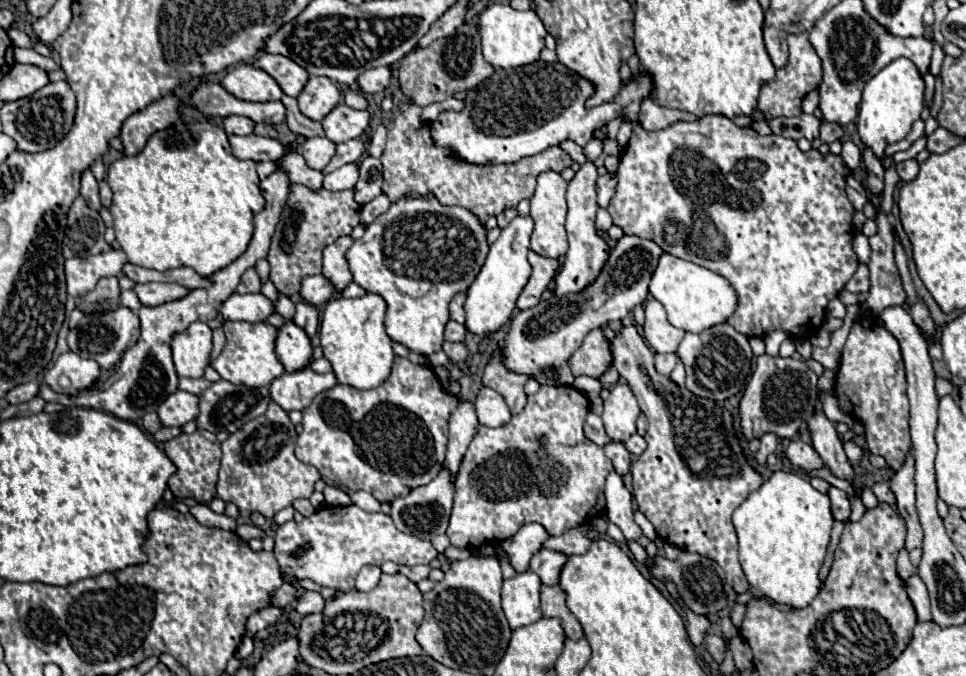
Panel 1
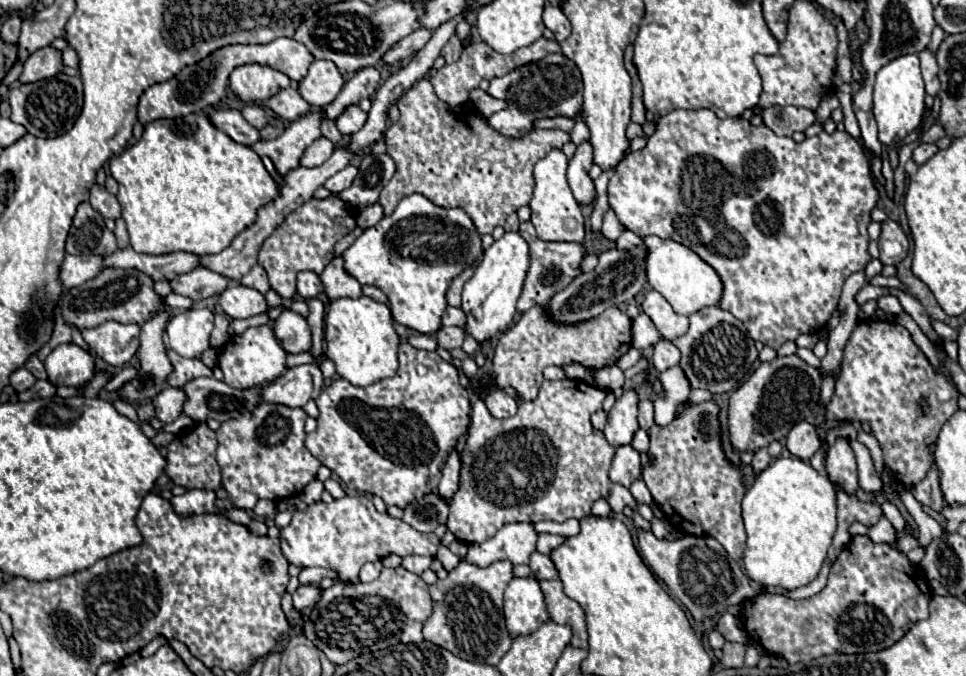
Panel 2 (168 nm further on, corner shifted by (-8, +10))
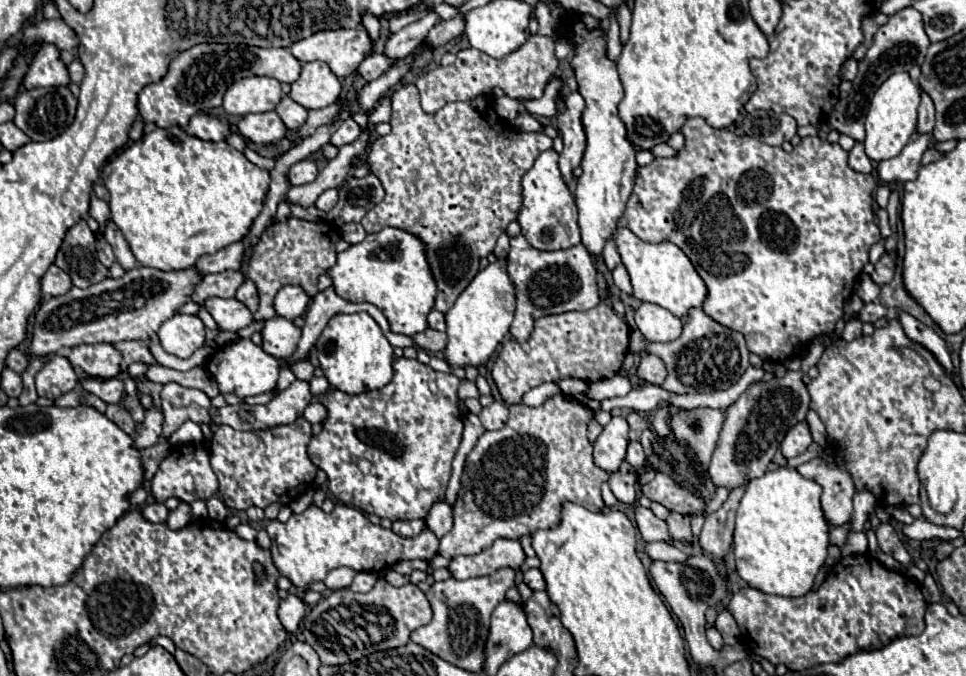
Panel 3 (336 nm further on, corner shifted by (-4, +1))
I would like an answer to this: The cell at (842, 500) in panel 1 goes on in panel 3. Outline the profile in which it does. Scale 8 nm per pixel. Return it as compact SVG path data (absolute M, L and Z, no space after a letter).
M880 523L876 527L876 537L878 537L878 545L884 553L892 555L902 567L908 567L912 563L910 553L906 551L906 547L902 545L898 533L894 531L894 527L890 523Z

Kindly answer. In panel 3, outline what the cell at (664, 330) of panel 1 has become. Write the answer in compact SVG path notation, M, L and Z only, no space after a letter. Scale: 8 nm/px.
M642 303L636 309L634 318L648 341L674 341L682 333L682 321L654 303Z

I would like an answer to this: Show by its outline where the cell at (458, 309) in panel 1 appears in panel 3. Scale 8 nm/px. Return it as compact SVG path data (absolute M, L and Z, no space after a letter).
M402 85L392 93L392 131L384 137L374 139L366 155L370 173L380 177L386 197L364 215L362 225L366 233L378 233L386 225L400 227L416 233L424 241L428 249L428 263L432 265L432 275L436 277L438 285L434 309L442 313L446 313L454 305L456 297L478 273L480 259L494 249L494 243L500 237L502 229L506 229L522 209L524 173L532 169L542 151L552 149L552 139L548 135L522 133L502 123L504 121L496 115L494 101L488 95L478 97L476 101L448 103L432 115L422 111L418 89L414 85Z

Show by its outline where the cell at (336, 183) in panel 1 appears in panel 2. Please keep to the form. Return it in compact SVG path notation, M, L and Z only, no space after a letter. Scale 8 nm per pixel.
M348 164L344 170L340 170L338 174L334 174L332 178L328 178L328 180L324 182L324 188L330 190L332 194L338 194L338 192L346 190L346 188L352 184L352 180L354 180L356 174L358 174L358 168L354 168L354 166Z

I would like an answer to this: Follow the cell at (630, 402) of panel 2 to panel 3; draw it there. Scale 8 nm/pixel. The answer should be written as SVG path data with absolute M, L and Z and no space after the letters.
M612 417L600 437L594 441L594 461L604 471L618 469L626 457L628 445L628 421L624 417Z

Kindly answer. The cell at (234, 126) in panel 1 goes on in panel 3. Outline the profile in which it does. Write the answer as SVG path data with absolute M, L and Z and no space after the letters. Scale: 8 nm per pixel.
M276 111L246 115L238 121L238 133L252 143L276 143L284 137L286 127L276 115Z

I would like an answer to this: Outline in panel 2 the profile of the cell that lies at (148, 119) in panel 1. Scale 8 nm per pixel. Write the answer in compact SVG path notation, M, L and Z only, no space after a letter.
M276 38L270 44L232 44L228 48L218 48L216 52L212 52L212 56L206 56L204 60L182 68L178 76L160 84L152 84L140 96L138 120L142 124L148 124L158 118L182 118L192 112L202 112L206 106L216 104L224 96L228 76L238 66L264 64L264 66L284 72L290 80L302 80L312 60L314 56L308 52L308 48L304 48L304 44L296 42L294 38Z

